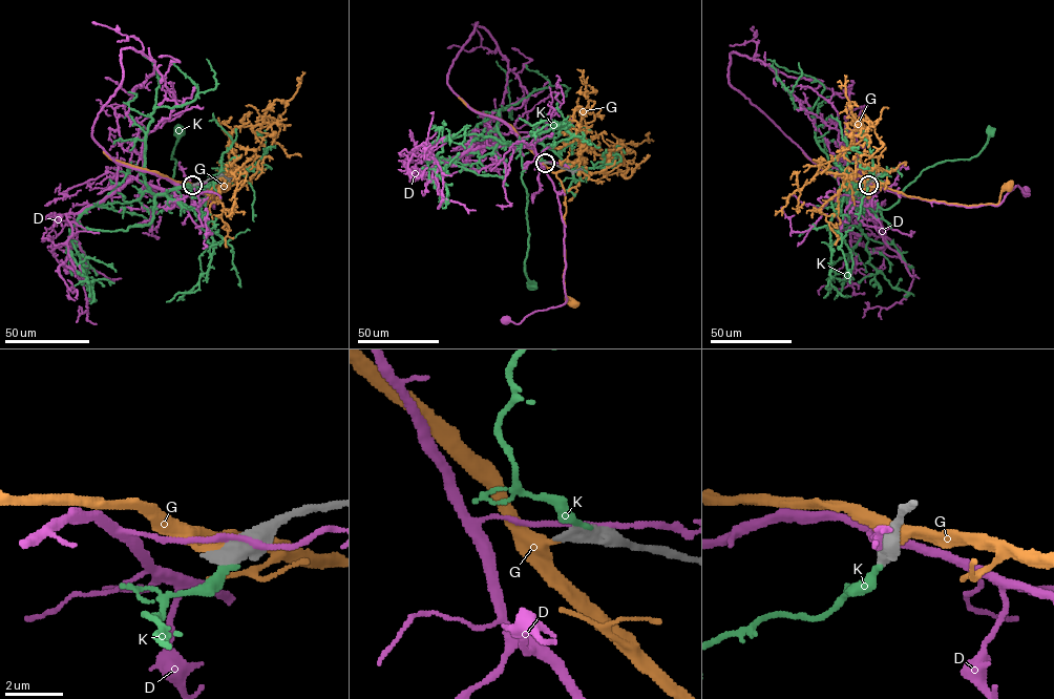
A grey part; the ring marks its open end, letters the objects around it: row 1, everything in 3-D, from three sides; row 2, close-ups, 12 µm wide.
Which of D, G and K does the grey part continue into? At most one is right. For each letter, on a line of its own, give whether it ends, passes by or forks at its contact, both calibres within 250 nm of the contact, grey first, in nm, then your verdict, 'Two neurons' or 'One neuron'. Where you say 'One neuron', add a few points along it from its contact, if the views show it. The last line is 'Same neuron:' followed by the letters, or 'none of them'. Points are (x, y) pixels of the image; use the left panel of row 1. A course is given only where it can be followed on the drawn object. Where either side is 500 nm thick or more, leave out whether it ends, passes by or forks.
D: Thickness 600 nm (grey) against 190 nm. Two neurons
G: Thickness 600 nm (grey) against 200 nm. Two neurons
K: Thickness 650 nm (grey) against 360 nm. Two neurons
Same neuron: none of them

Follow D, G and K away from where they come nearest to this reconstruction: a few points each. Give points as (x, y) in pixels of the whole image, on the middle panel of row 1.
D: (547, 162), (540, 163), (556, 194), (564, 224), (566, 301), (535, 311), (520, 323), (507, 317), (505, 319)
G: (545, 163), (556, 173), (564, 191), (565, 294), (573, 304)
K: (546, 162), (542, 156), (544, 146), (542, 144), (517, 145), (527, 196), (529, 234), (524, 265), (530, 282)

